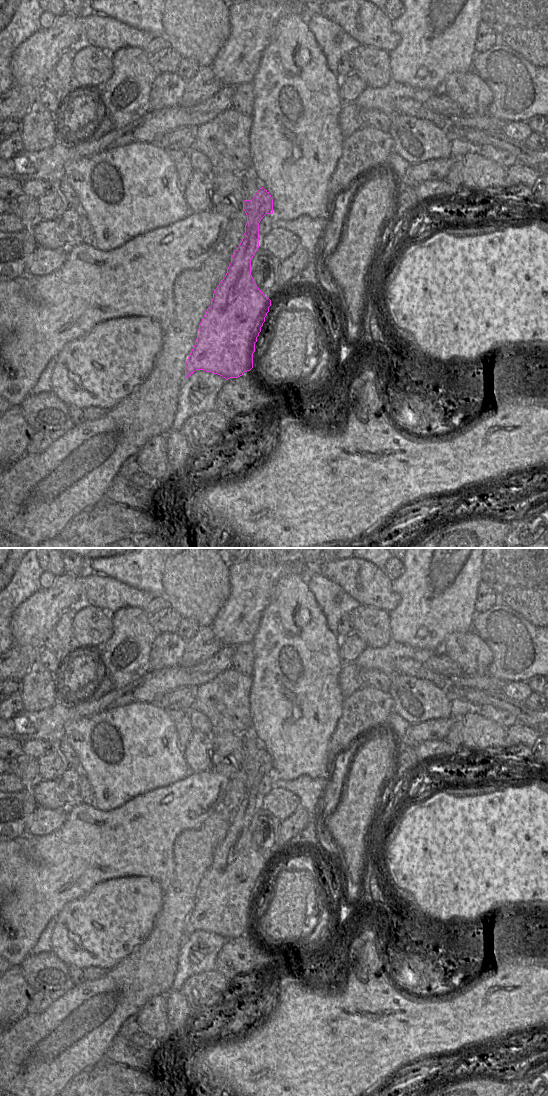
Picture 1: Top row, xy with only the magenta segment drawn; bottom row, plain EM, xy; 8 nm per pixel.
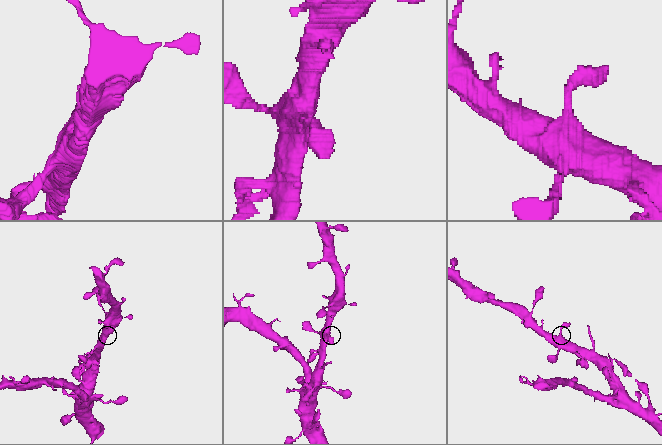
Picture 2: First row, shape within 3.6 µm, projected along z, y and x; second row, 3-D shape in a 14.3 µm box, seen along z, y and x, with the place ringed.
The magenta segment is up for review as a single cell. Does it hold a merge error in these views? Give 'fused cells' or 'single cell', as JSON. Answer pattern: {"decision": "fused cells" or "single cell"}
{"decision": "single cell"}

